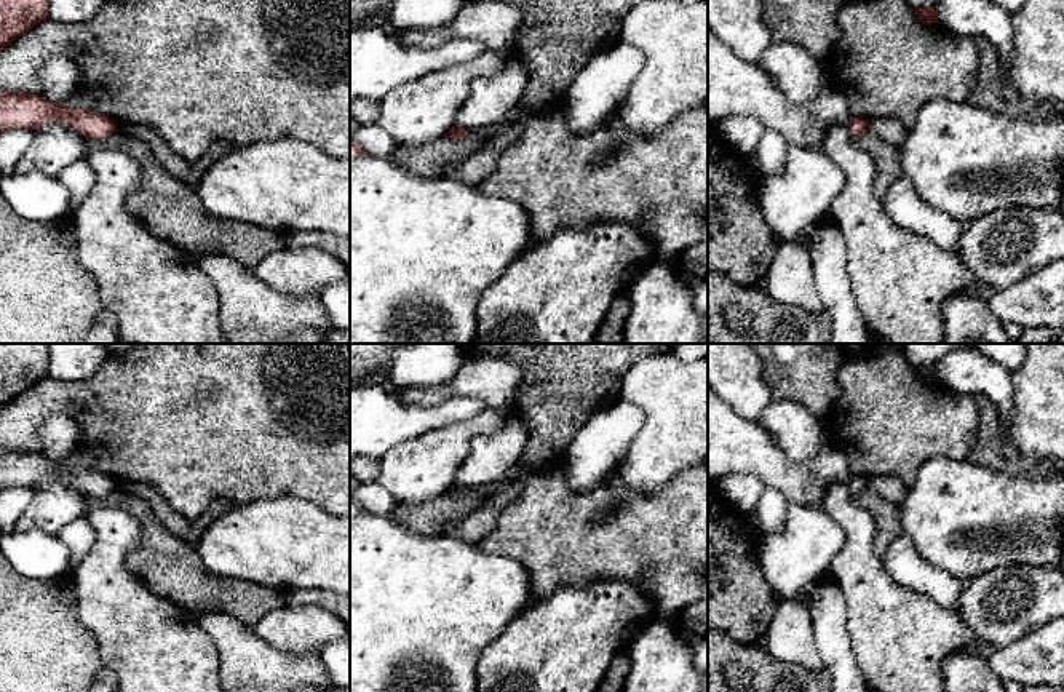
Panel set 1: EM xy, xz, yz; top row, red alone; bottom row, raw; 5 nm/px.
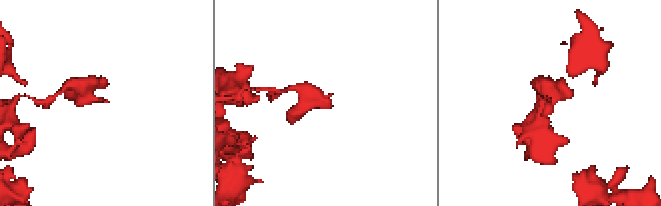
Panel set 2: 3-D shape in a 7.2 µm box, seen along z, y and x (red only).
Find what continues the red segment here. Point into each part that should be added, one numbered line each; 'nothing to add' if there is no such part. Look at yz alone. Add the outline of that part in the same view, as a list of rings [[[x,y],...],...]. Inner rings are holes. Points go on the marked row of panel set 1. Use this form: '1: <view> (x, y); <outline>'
1: yz (900, 280); [[[839,121],[815,149],[839,166],[845,185],[831,205],[847,245],[847,273],[863,324],[871,339],[882,344],[943,344],[943,304],[963,294],[976,281],[957,253],[946,251],[927,237],[898,227],[874,193],[875,163],[850,136],[850,123]]]

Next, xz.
1: xz (491, 98); [[[511,58],[497,74],[473,78],[454,126],[474,131],[497,125],[518,107],[527,82],[529,67]]]

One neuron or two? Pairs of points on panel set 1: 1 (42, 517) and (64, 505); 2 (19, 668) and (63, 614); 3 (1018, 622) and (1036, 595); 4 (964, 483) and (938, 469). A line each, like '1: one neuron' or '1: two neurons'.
1: one neuron
2: one neuron
3: one neuron
4: one neuron

